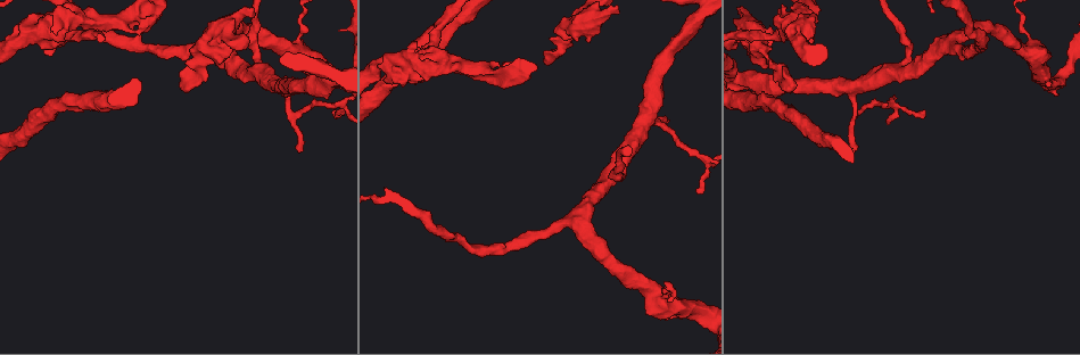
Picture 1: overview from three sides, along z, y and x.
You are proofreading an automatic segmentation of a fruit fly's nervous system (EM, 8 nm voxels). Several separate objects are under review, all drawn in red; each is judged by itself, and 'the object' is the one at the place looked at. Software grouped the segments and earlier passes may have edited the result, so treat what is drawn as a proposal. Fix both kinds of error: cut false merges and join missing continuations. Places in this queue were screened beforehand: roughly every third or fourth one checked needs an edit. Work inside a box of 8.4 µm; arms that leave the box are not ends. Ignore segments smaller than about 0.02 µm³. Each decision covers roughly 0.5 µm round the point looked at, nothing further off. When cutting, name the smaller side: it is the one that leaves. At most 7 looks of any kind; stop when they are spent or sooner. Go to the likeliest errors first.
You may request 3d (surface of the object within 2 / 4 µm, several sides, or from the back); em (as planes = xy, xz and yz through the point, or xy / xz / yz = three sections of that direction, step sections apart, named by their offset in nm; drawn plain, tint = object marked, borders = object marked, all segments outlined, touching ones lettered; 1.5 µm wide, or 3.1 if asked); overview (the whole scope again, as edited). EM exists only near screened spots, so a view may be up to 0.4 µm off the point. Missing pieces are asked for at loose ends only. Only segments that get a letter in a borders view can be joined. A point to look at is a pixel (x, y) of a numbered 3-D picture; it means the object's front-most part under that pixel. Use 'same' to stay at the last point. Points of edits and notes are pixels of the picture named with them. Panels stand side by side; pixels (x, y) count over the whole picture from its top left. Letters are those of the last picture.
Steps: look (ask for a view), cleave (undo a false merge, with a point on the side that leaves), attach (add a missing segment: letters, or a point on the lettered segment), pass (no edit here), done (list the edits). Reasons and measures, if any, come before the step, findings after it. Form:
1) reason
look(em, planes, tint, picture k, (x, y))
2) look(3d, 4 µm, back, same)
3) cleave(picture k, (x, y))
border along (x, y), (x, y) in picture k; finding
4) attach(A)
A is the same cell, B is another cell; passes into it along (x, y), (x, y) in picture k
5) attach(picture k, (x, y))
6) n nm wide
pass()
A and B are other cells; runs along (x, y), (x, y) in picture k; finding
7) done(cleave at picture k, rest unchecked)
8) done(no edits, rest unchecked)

free end
look(em, planes, borders, picture 1, (49, 55))

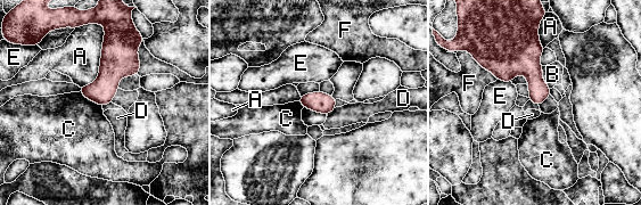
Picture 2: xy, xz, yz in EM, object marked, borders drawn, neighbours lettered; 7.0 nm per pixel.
pass()
A, B, C, D, E and F are other cells; border along (80, 91), (101, 106) in picture 2; no lettered segment goes on from it

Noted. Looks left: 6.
free end
look(em, planes, borders, picture 1, (543, 61))

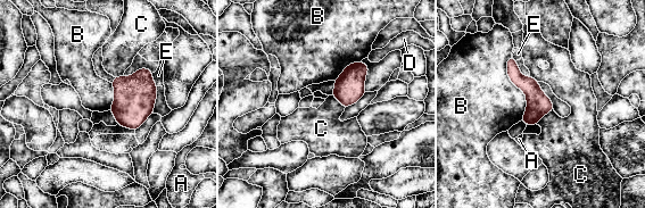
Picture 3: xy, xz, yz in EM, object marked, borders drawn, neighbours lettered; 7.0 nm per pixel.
pass()
A, B, C, D and E are other cells; border along (553, 109), (547, 111), (536, 124) in picture 3; none of them fits

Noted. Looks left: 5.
branch point
look(3d, 4 µm, picture 1, (582, 24))

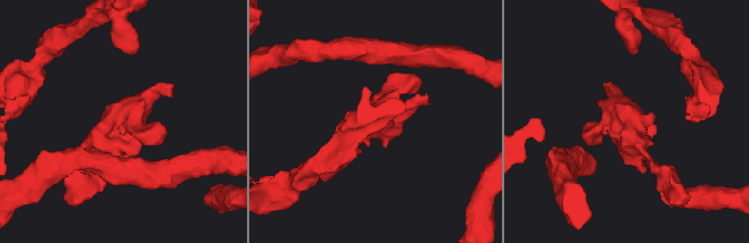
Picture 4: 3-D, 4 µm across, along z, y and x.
look(em, yz, step 8, borders, picture 4, (628, 119))

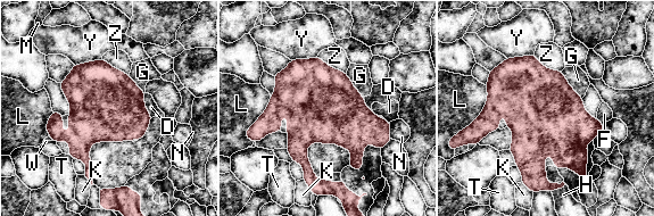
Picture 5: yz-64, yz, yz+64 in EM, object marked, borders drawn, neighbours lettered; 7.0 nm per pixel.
500 nm wide
pass()
D, F, G, H, K, L, M, N, T, W, Y and Z are other cells; border along (534, 55), (546, 67), (561, 72) in picture 5; one neuron here

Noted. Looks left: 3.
done(no edits, rest unchecked)

